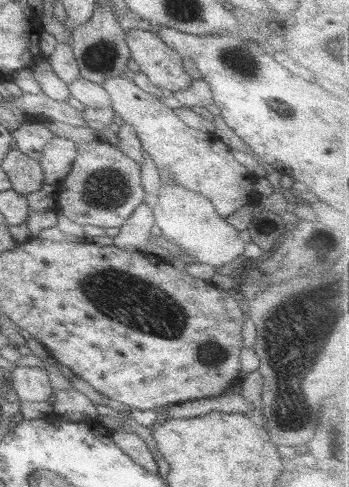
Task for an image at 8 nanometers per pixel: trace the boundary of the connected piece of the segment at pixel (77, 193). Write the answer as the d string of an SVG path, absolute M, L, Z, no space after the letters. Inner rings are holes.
M92 140L76 145L76 155L69 172L56 184L57 208L65 218L79 225L90 224L101 228L119 228L131 211L143 203L143 192L139 181L139 168L133 160L123 156L113 145Z

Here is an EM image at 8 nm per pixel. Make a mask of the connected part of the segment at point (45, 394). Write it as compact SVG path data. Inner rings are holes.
M15 367L10 374L10 388L20 401L43 402L54 393L47 371L39 367Z

